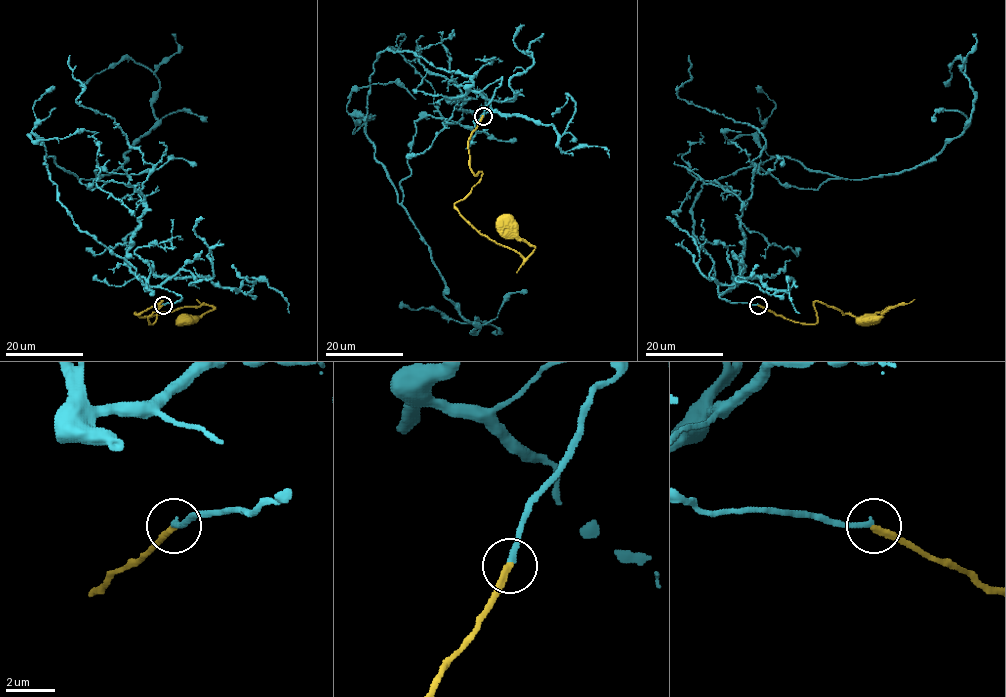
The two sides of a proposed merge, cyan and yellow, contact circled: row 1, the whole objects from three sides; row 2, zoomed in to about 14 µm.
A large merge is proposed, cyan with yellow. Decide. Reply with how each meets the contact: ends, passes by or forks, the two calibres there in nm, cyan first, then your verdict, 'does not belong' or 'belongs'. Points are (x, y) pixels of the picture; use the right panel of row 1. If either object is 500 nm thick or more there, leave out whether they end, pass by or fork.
cyan ends; yellow ends; calibres 260 and 280 nm; belongs

